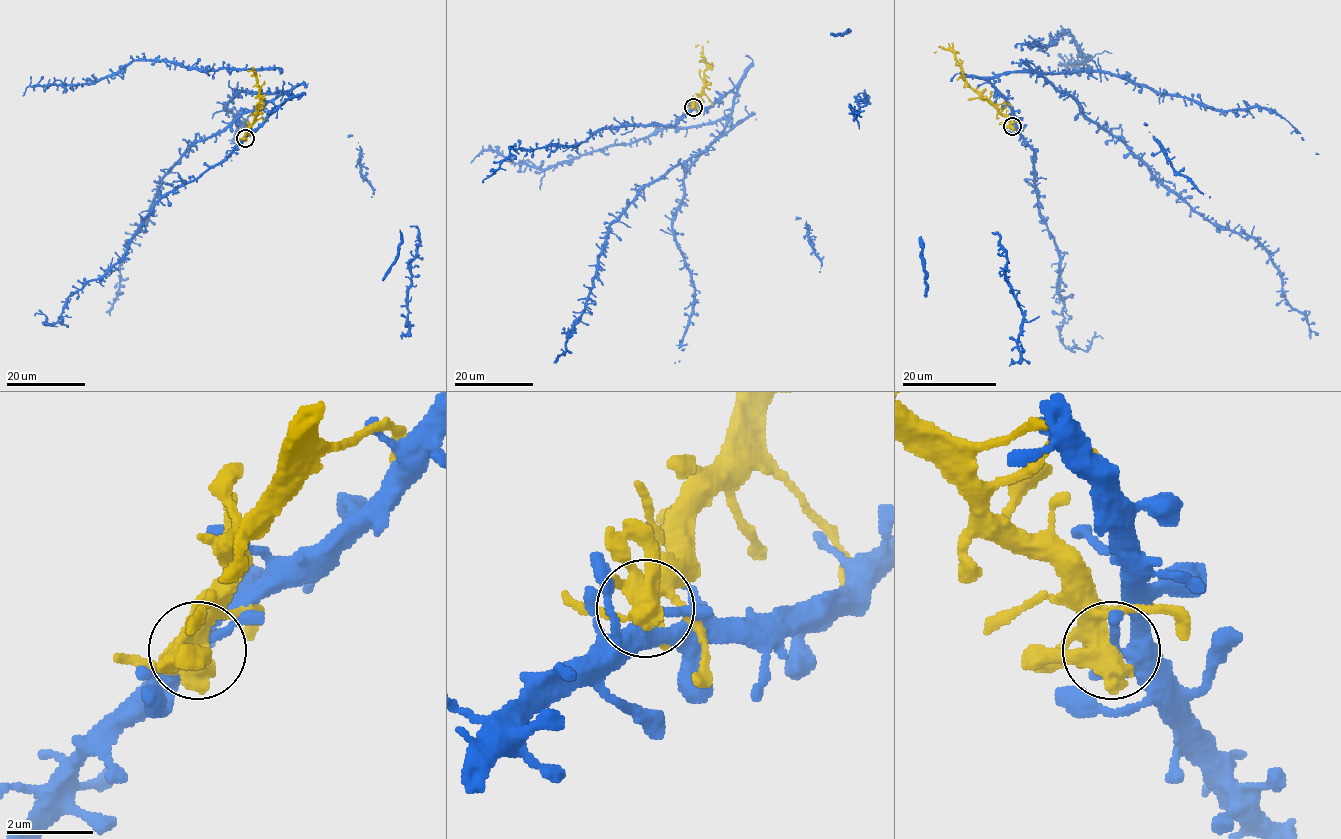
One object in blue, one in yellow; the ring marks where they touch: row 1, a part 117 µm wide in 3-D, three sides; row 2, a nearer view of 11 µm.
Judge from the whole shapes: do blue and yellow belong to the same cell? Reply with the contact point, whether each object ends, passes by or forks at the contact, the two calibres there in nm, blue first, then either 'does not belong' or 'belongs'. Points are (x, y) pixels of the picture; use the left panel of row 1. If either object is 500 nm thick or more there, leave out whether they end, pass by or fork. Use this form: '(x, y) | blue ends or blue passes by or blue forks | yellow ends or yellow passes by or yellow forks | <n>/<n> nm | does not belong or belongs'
(245, 138) | blue passes by | yellow forks | 300/440 nm | does not belong

